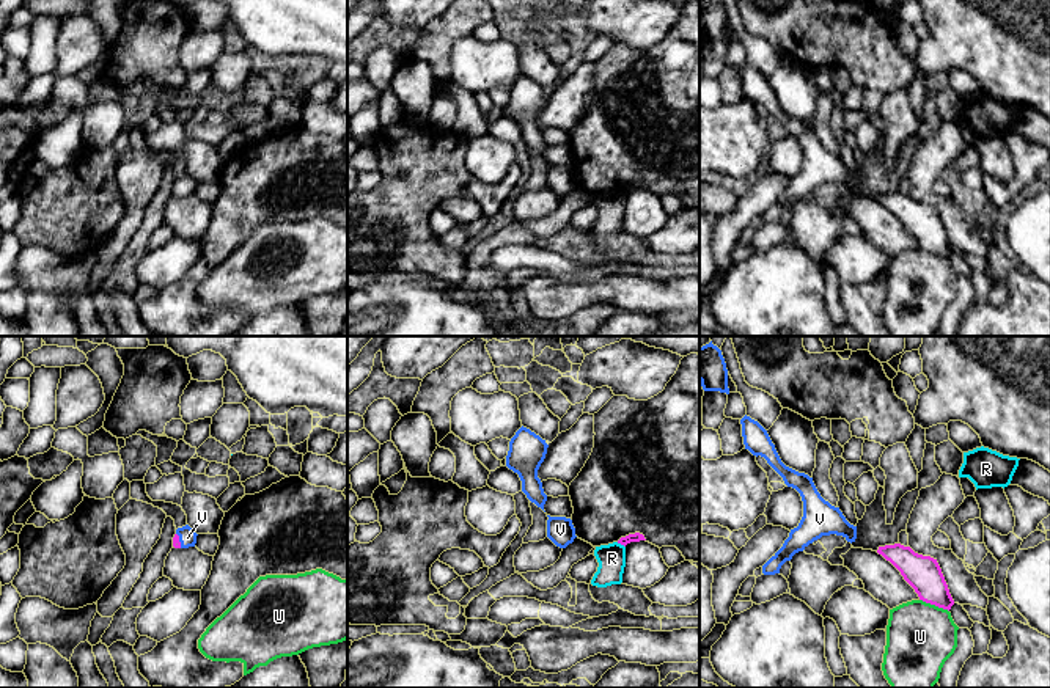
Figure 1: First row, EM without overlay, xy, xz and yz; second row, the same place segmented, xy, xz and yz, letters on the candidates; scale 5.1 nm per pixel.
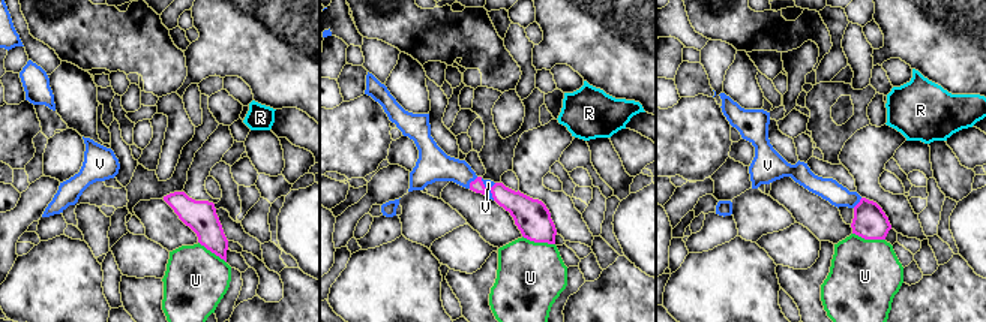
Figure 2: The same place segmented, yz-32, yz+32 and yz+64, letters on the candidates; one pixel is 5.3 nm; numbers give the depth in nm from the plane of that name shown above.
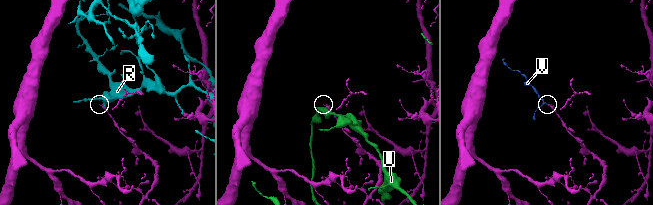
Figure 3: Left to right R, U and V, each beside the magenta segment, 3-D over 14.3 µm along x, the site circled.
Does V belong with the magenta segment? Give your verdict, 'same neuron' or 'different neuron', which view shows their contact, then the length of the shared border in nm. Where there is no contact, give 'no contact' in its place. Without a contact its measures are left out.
same neuron; meets magenta in xy; contact 80 nm long

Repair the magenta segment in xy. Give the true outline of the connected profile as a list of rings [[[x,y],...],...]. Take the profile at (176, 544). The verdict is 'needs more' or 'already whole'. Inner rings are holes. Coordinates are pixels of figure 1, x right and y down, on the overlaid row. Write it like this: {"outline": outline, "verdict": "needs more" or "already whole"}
{"outline": [[[182,526],[176,529],[176,534],[173,537],[173,547],[174,548],[189,548],[195,547],[196,543],[196,532],[189,526]]], "verdict": "needs more"}

